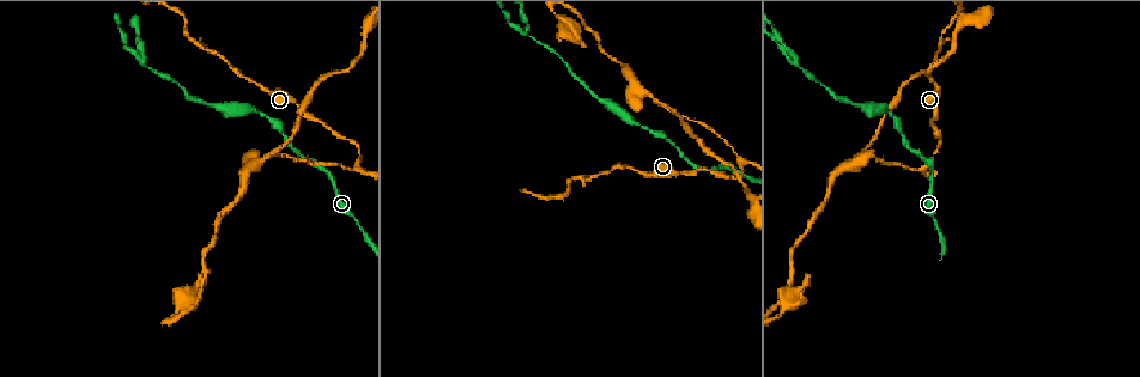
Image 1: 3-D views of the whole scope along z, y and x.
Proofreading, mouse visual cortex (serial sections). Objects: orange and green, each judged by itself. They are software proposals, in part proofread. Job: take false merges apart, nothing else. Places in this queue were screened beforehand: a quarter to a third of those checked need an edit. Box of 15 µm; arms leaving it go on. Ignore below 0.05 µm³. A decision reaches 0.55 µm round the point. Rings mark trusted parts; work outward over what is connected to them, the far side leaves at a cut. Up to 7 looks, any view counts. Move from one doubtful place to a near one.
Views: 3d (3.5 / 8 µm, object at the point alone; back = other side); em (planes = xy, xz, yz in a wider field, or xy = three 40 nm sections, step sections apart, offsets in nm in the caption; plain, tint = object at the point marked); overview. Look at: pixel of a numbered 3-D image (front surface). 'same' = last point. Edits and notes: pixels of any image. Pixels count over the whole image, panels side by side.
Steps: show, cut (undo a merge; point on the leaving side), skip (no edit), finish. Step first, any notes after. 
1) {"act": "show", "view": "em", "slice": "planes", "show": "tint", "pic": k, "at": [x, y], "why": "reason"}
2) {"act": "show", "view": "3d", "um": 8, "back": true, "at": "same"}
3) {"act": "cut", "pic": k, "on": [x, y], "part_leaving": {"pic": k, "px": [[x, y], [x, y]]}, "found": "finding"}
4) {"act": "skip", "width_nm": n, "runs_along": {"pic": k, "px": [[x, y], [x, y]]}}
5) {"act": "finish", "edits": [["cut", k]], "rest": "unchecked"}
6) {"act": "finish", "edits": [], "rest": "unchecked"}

{"act": "show", "view": "3d", "um": 8, "pic": 1, "at": [738, 165], "why": "a fork"}

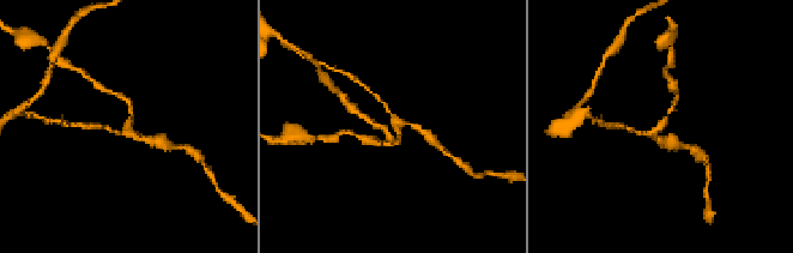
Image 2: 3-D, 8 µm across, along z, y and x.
{"act": "show", "view": "em", "slice": "xy", "step": 1, "show": "tint", "pic": 2, "at": [659, 126], "arms": 3, "arm_widths_nm": [150, 150, 150]}

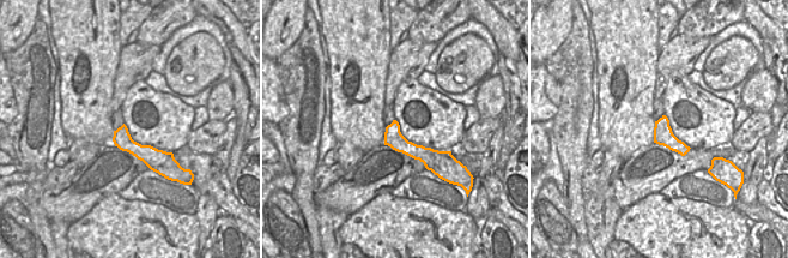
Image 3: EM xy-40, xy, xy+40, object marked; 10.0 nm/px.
{"act": "skip", "found": "continuous, no second cell"}

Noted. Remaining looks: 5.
{"act": "show", "view": "3d", "um": 3.5, "pic": 1, "at": [275, 153], "why": "side arm on a straight run"}

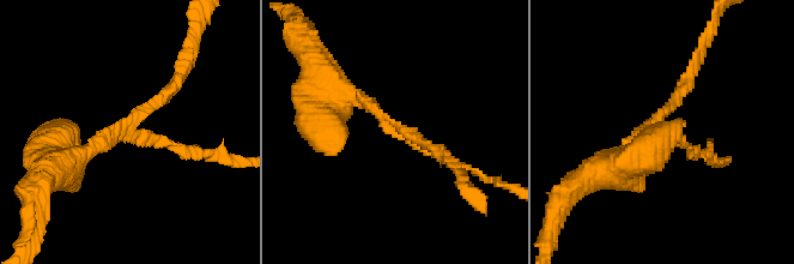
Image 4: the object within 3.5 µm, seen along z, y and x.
{"act": "show", "view": "em", "slice": "xy", "step": 2, "show": "tint", "pic": 4, "at": [127, 131], "arms": 3, "arm_widths_nm": [100, 150, 200], "why": "now the EM"}

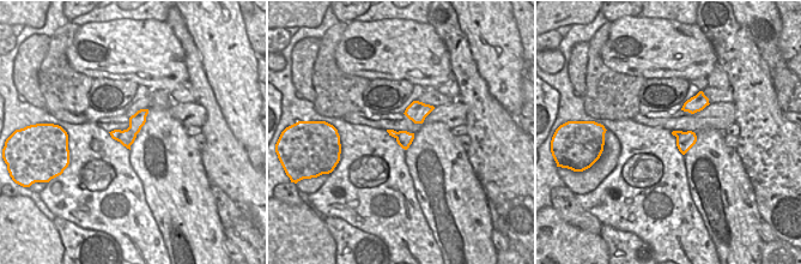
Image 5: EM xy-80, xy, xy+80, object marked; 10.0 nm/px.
{"act": "cut", "pic": 4, "on": [46, 142], "part_leaving": {"pic": 4, "px": [[121, 133], [110, 133], [47, 176]]}, "found": "two cells meet here"}

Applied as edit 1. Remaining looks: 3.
{"act": "show", "view": "3d", "um": 3.5, "pic": 1, "at": [523, 29], "why": "three-way junction"}

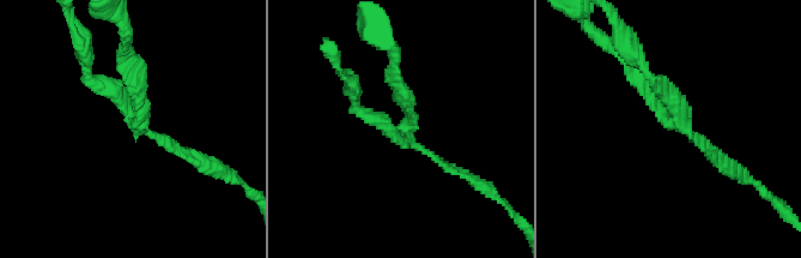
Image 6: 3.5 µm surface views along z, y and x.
{"act": "show", "view": "em", "slice": "planes", "show": "tint", "pic": 6, "at": [400, 136], "arms": 3, "arm_widths_nm": [100, 200, 200], "why": "now the EM"}

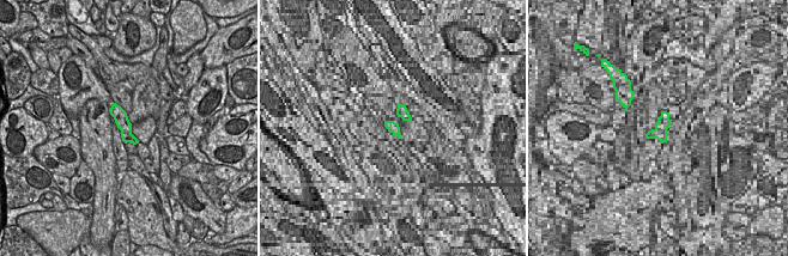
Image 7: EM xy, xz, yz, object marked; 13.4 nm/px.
{"act": "cut", "pic": 6, "on": [131, 88], "found": "a second cell is stuck on"}

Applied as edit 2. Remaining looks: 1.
{"act": "finish", "edits": [["cut", 4], ["cut", 6]], "rest": "unchecked"}

